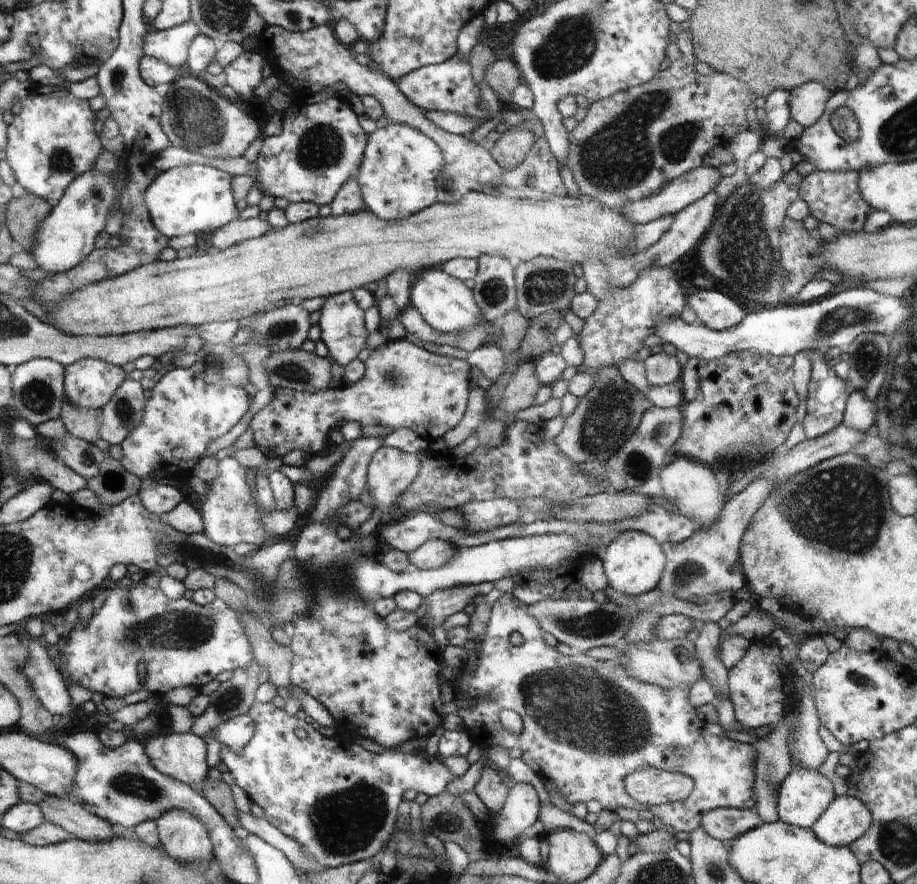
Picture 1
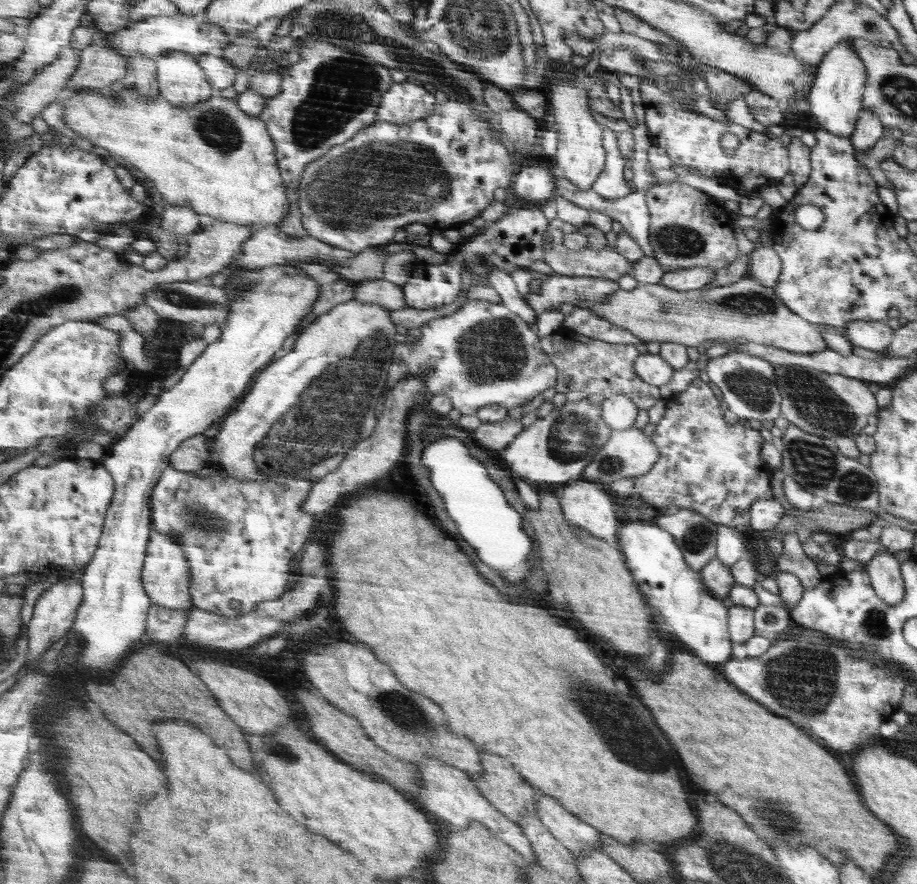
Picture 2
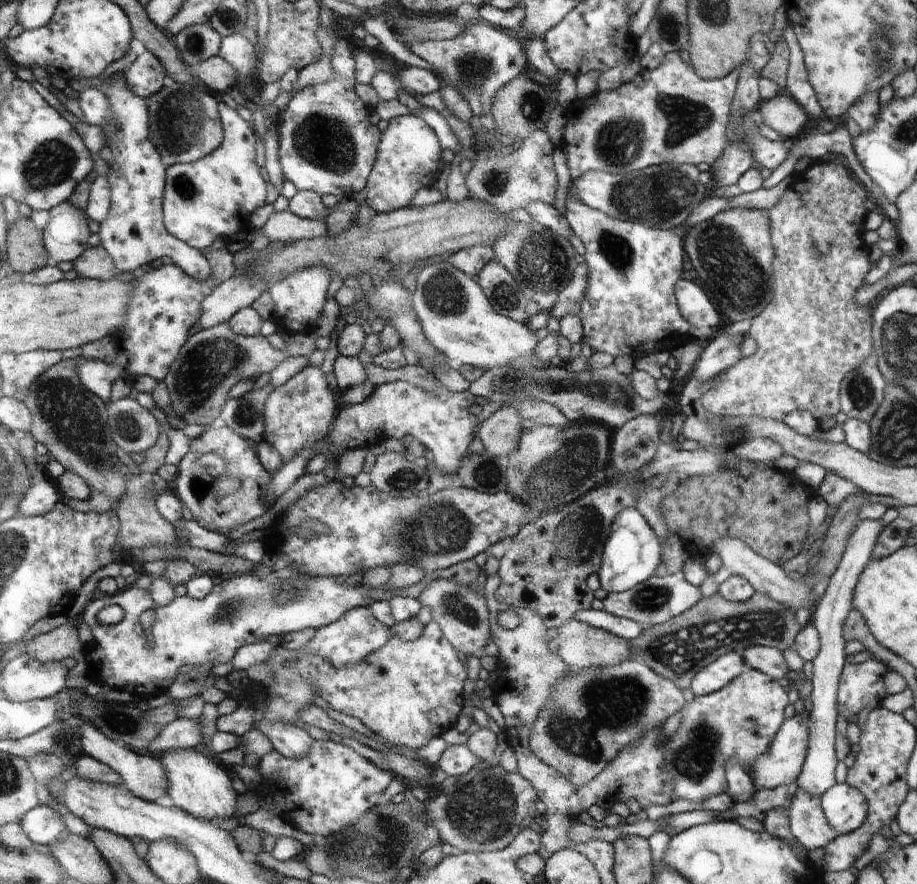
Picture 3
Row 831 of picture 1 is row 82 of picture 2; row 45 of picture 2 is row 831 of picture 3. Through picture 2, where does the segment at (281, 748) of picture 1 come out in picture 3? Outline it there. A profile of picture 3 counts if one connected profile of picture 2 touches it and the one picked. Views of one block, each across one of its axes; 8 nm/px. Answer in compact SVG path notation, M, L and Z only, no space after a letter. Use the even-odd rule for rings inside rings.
M315 740L309 754L300 759L287 758L274 749L260 761L259 767L264 773L262 776L266 778L271 774L278 776L276 781L279 781L280 786L284 786L288 790L288 802L292 806L298 806L292 810L281 810L280 799L274 796L277 800L274 815L278 814L280 818L286 816L286 821L302 833L322 838L329 838L334 832L340 831L343 827L358 821L358 818L369 813L378 804L382 792L392 782L389 771L380 769L376 764L370 764L366 760L366 752L361 753L361 750L356 750L354 745L336 744L330 740Z

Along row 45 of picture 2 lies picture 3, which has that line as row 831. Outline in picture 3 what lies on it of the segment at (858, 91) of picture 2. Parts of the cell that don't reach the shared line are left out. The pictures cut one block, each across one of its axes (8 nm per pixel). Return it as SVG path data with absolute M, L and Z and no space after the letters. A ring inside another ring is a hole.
M835 783L819 797L826 819L840 836L859 829L868 820L869 804L862 792L854 787Z

